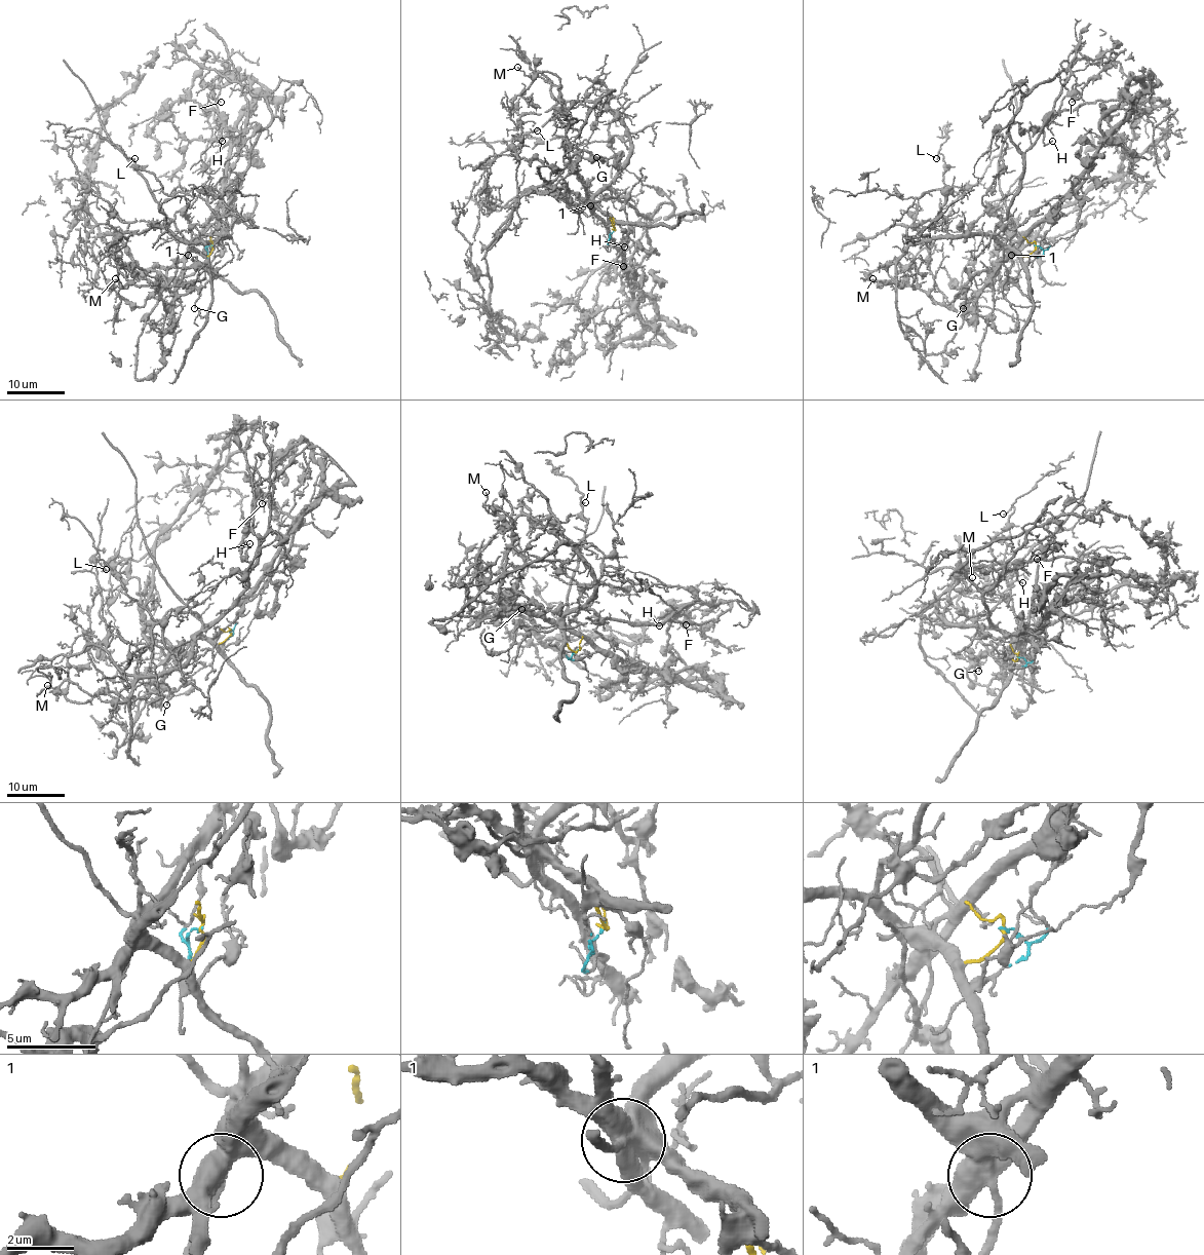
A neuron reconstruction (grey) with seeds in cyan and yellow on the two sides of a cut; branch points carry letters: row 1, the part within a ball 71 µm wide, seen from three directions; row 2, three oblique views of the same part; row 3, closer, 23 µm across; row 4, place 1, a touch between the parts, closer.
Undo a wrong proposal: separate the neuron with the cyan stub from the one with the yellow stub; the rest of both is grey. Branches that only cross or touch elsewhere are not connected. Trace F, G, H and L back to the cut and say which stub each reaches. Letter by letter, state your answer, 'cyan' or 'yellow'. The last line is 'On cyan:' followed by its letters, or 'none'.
F: cyan
G: cyan
H: cyan
L: yellow
On cyan: F, G, H

